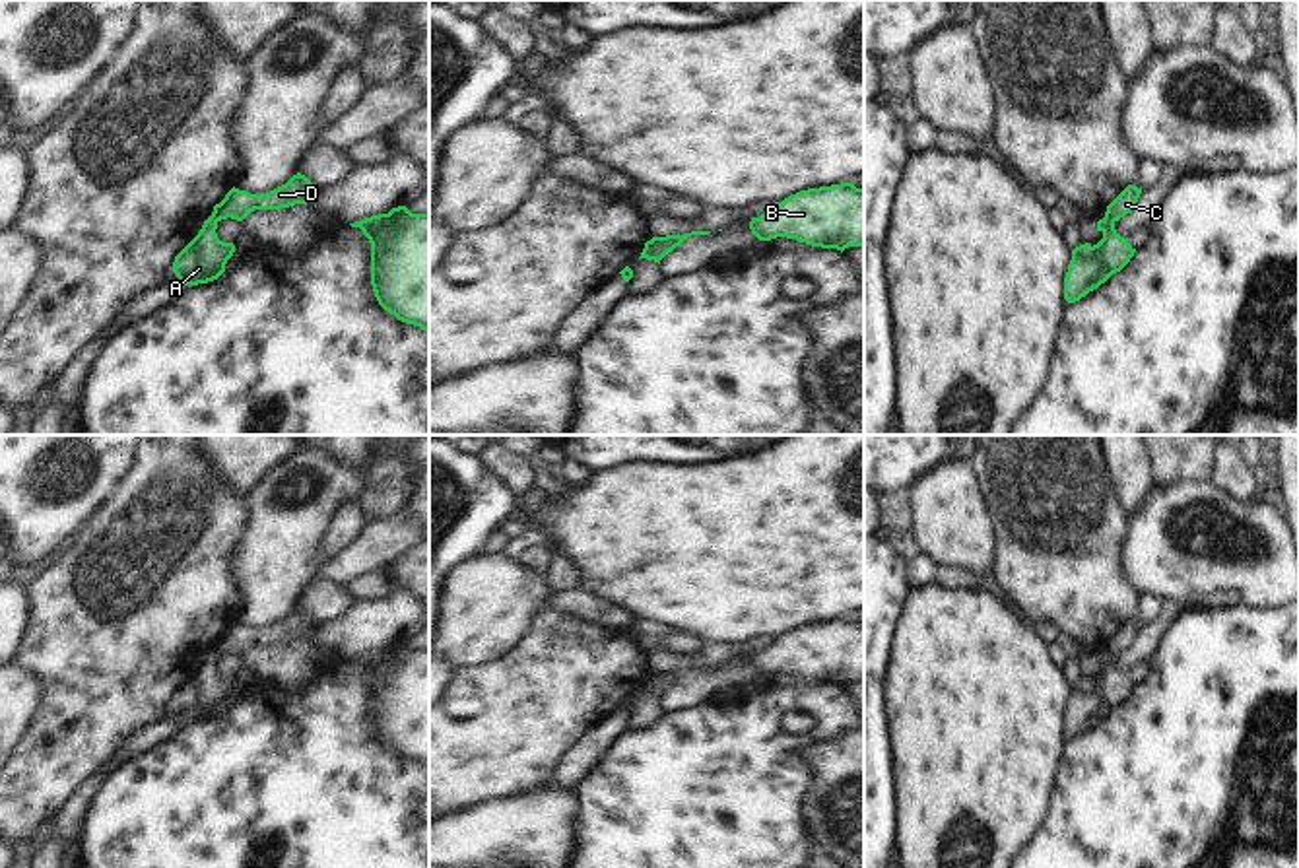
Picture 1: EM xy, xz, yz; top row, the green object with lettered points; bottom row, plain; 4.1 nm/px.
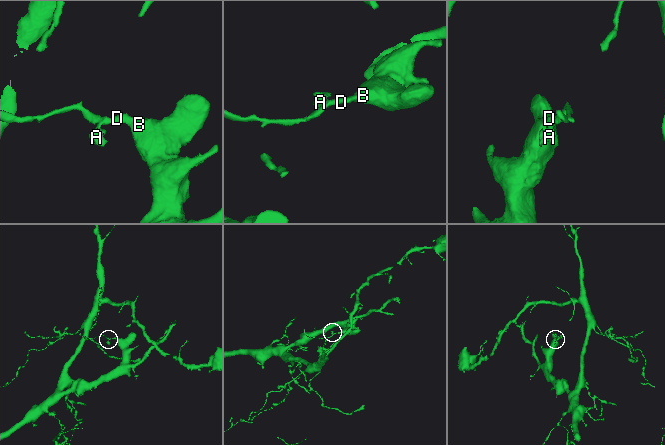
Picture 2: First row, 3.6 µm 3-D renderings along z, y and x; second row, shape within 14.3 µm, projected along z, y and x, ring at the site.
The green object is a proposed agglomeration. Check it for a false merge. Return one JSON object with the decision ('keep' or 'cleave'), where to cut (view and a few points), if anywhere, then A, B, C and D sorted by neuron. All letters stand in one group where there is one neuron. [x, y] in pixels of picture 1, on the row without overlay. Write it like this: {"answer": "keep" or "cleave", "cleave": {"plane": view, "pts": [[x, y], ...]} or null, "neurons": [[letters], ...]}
{"answer": "cleave", "cleave": {"plane": "yz", "pts": [[1105, 651], [1113, 657]]}, "neurons": [["A"], ["B", "C", "D"]]}

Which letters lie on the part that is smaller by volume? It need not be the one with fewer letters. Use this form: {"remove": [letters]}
{"remove": ["A"]}

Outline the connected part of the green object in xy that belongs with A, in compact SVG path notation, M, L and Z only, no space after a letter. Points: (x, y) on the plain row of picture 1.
M210 651L198 670L175 691L173 707L183 720L198 720L217 715L235 687L233 678L217 674L217 654Z

